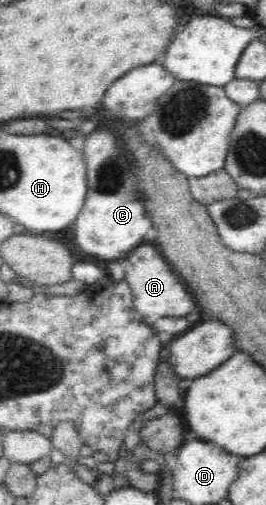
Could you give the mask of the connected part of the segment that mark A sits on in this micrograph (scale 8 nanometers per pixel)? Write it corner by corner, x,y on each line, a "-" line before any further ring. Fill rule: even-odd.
152,236
134,250
128,251
128,255
123,261
126,263
123,279
128,282
132,290
134,309
144,319
152,321
159,317
184,317
196,307
190,289
182,282
181,276
165,260
161,251
156,248

